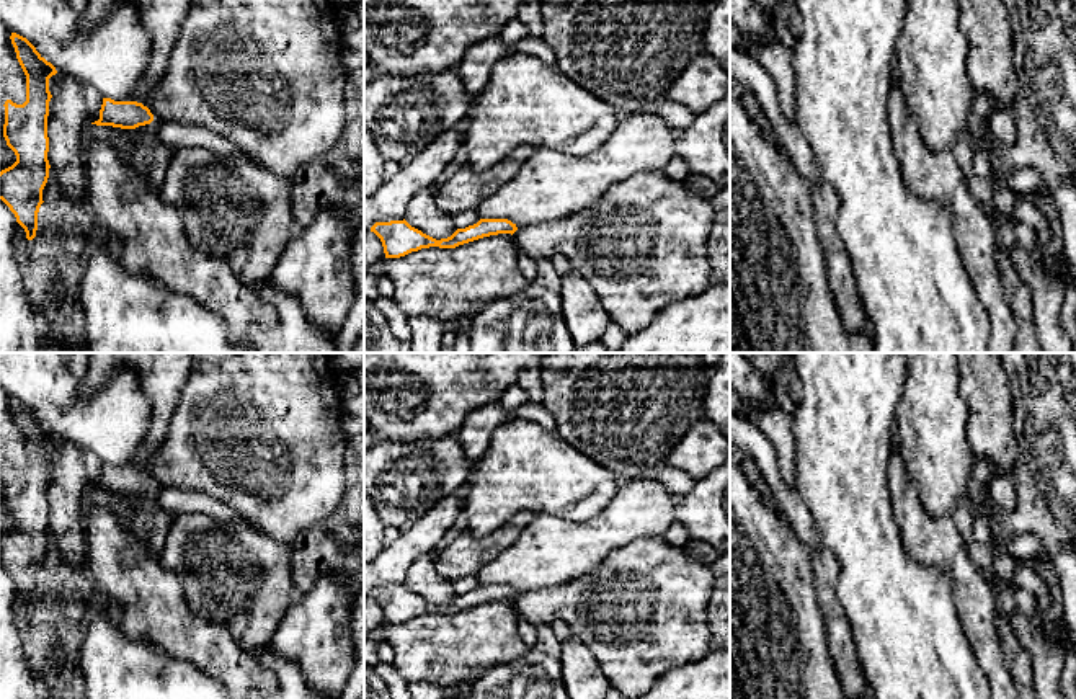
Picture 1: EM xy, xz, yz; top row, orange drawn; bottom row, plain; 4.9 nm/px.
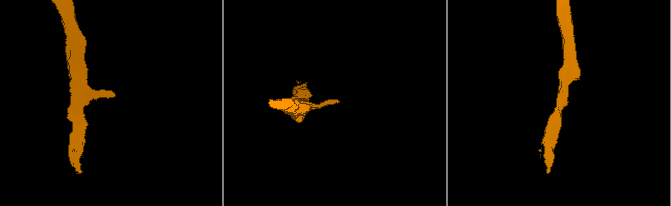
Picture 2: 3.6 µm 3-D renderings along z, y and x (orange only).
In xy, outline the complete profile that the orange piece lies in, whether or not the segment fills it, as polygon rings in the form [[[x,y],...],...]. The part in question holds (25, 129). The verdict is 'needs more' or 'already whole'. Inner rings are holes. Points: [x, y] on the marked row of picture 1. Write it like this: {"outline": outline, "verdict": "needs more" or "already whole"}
{"outline": [[[11,33],[16,59],[26,75],[26,101],[16,105],[5,101],[3,137],[15,152],[16,162],[0,171],[0,199],[15,214],[24,229],[26,238],[33,240],[38,230],[38,212],[42,189],[49,178],[49,137],[47,116],[49,78],[57,73],[36,47],[23,36]]], "verdict": "already whole"}

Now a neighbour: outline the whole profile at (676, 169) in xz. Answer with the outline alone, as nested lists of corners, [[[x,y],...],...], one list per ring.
[[[673,157],[671,162],[661,170],[668,178],[683,181],[689,175],[689,168],[681,157]]]

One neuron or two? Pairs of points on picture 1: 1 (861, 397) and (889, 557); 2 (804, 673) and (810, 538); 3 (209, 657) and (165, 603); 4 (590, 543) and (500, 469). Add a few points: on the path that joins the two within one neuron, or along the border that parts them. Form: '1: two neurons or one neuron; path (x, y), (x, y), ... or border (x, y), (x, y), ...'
1: one neuron; path (861, 436), (861, 518)
2: two neurons; border (789, 521), (794, 534), (810, 556)
3: one neuron; path (196, 644), (168, 616)
4: two neurons; border (534, 513), (551, 513), (572, 521), (596, 516)

